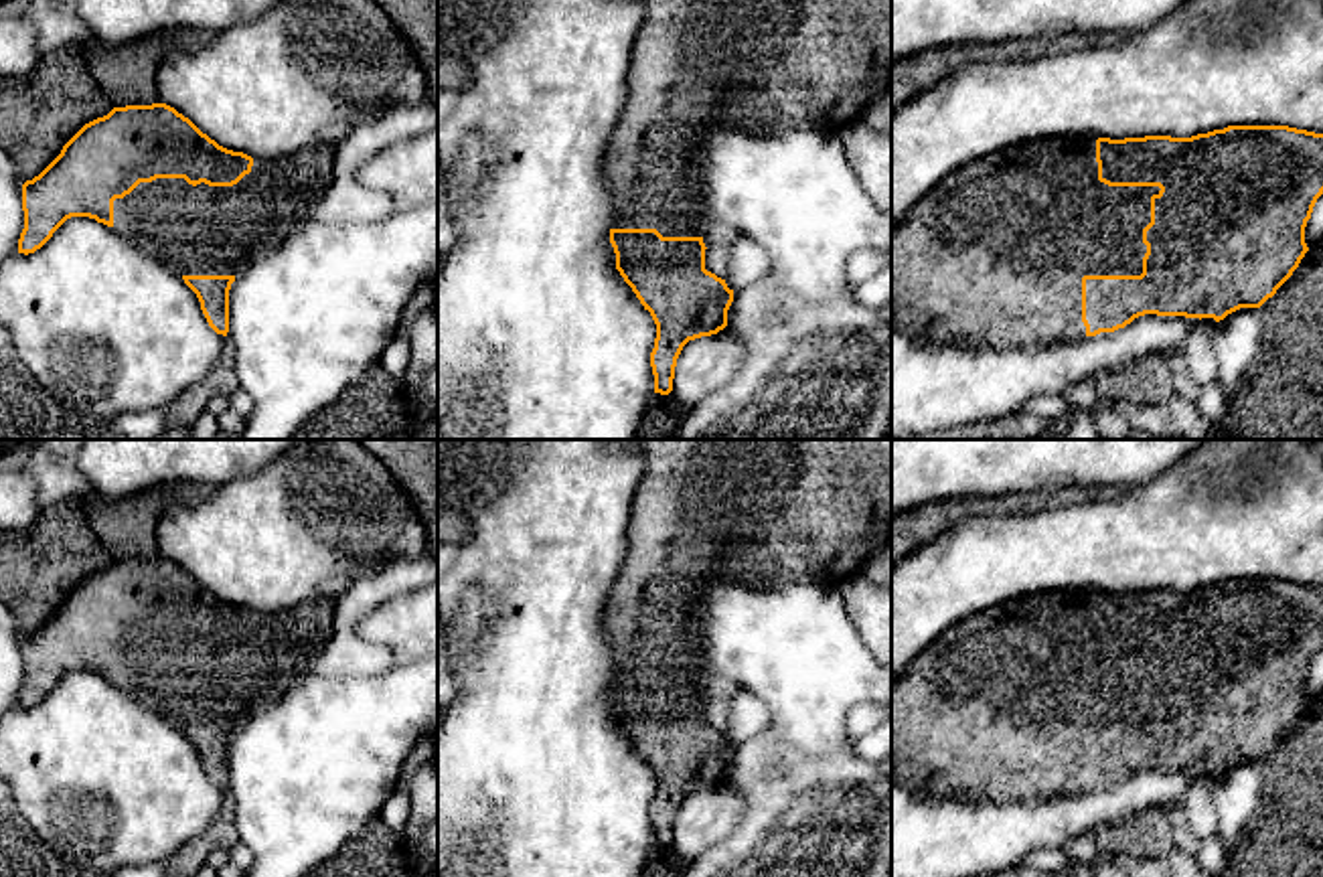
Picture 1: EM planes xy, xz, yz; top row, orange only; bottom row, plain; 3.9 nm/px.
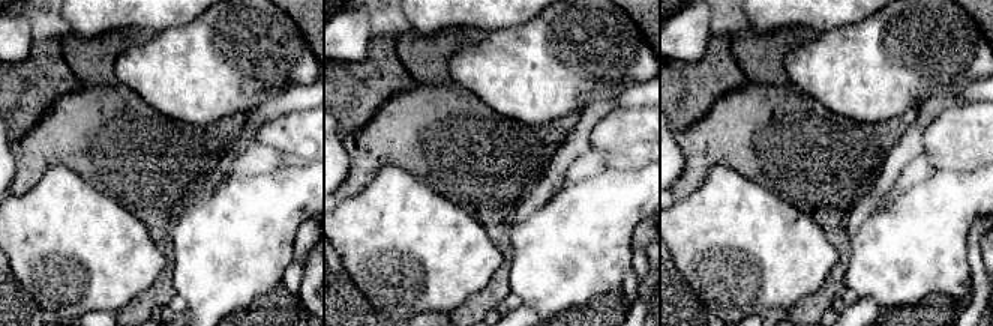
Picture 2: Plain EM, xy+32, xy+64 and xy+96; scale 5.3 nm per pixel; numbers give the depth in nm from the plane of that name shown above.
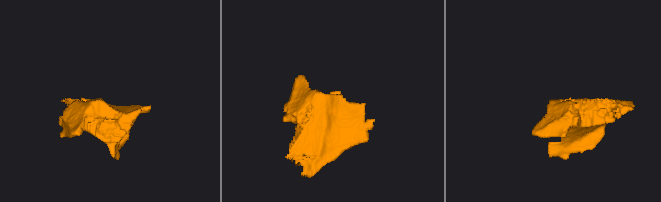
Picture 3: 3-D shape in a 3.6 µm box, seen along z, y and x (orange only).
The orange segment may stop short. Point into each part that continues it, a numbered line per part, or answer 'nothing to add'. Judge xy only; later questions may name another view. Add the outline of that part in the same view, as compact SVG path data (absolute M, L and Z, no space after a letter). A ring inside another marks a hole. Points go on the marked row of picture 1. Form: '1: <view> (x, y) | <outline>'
1: xy (201, 229) | M322 144L280 160L253 158L251 172L233 186L192 186L184 178L140 182L113 201L113 231L176 275L241 275L296 221L306 217L328 190L334 174L334 146Z

